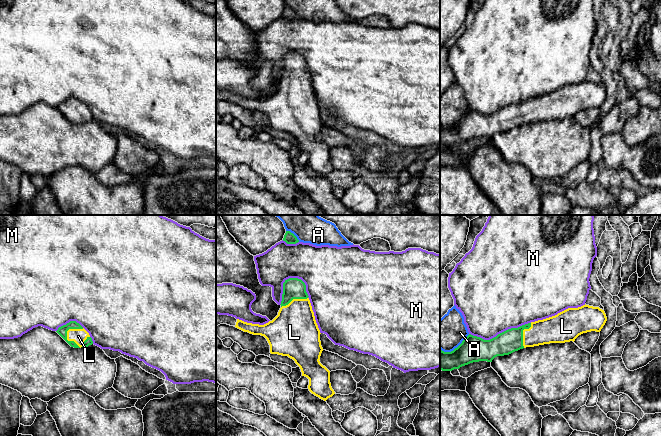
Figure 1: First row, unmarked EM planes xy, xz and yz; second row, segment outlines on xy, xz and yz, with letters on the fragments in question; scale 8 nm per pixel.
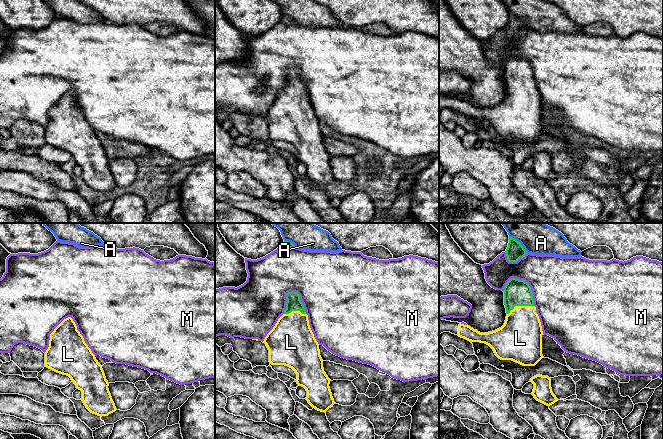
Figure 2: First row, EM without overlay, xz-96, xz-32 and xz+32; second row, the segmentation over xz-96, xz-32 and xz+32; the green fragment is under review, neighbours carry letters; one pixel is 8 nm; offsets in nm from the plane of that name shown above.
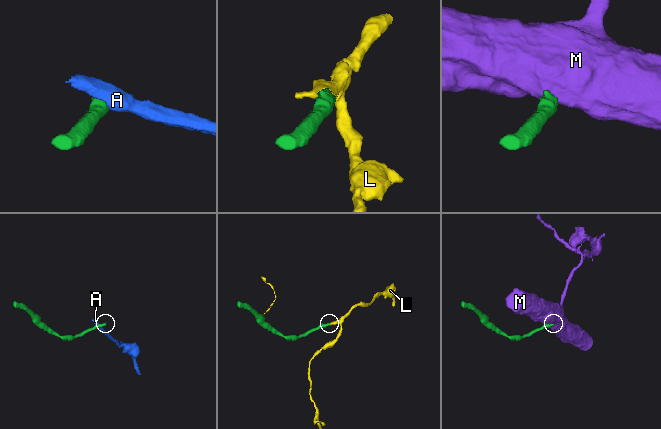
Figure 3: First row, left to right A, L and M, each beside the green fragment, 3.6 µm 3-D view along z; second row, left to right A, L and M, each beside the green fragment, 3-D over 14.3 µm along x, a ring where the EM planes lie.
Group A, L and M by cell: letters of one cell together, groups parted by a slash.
A / L / M

